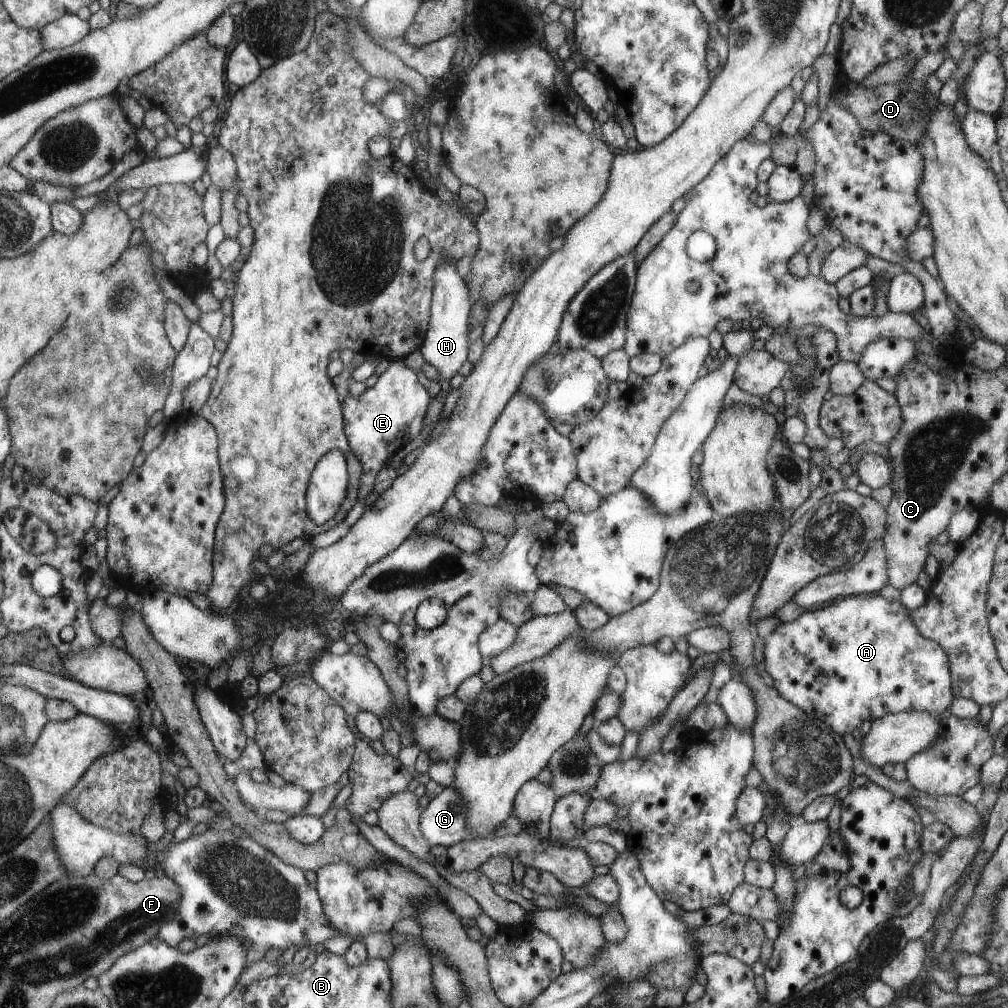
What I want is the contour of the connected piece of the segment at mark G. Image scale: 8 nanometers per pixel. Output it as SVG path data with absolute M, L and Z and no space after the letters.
M443 787L420 812L419 826L424 839L431 845L451 846L466 838L464 800L453 787Z

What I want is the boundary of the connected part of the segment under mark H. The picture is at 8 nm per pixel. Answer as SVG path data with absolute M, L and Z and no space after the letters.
M444 257L434 272L433 296L431 298L431 311L429 313L429 328L424 336L424 342L418 348L423 360L433 365L437 370L439 380L452 379L459 366L467 358L467 316L471 310L472 301L469 298L469 291L463 280L457 276L455 263L450 257Z

